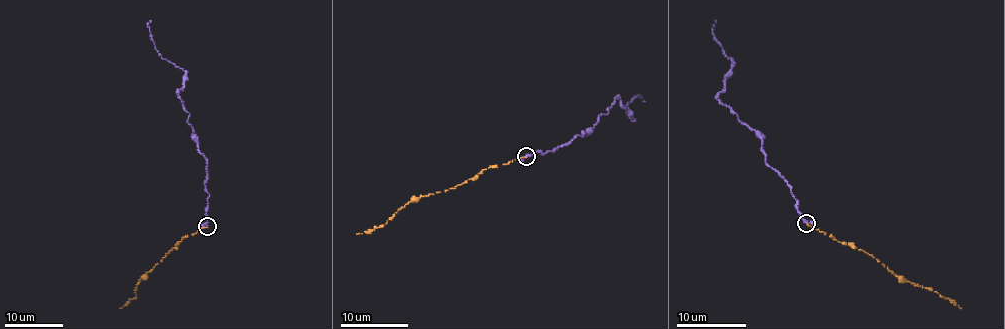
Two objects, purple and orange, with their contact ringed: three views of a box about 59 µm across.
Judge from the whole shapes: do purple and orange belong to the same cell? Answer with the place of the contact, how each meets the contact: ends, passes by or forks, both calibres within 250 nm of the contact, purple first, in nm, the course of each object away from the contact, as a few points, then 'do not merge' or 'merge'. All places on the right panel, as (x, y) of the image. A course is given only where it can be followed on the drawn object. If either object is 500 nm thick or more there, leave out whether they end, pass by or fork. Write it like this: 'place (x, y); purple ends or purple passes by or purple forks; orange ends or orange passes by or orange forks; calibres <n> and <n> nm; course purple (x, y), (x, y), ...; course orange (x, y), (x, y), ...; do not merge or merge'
place (806, 223); purple passes by; orange ends; calibres 200 and 140 nm; course purple (807, 223), (786, 180), (765, 162), (761, 138), (719, 102), (718, 94), (734, 64), (712, 28), (715, 20); course orange (808, 223), (867, 253), (900, 277), (930, 288), (961, 308); do not merge

